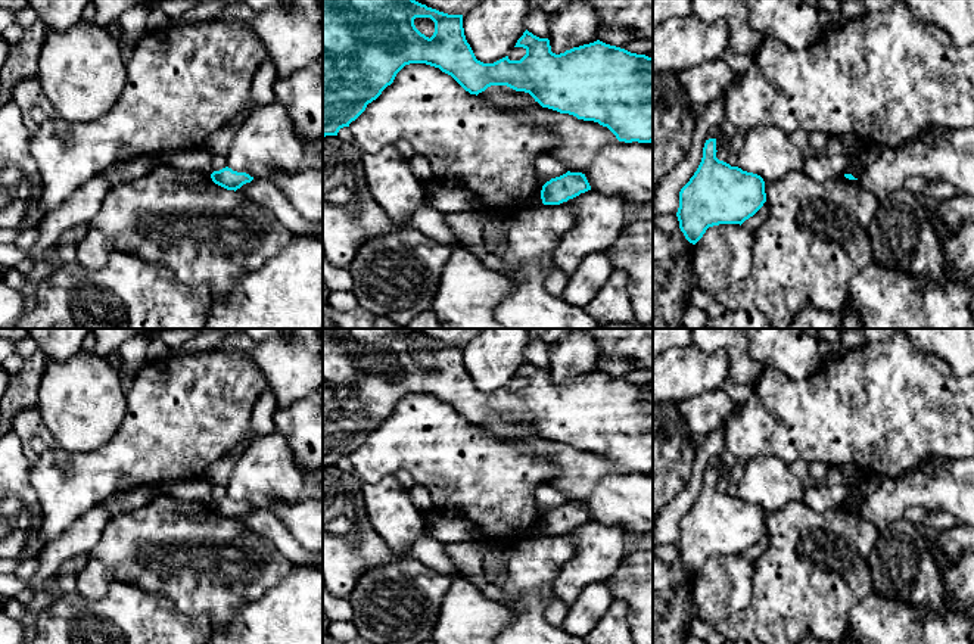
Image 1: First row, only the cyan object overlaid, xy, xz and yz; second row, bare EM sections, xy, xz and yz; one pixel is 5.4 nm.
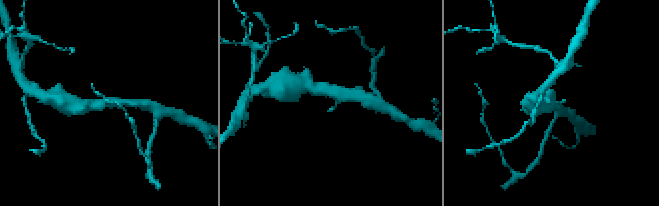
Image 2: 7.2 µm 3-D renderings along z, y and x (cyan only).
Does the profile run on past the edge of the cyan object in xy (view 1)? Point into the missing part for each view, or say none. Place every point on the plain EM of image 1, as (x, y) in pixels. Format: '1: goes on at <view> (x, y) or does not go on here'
1: does not go on here

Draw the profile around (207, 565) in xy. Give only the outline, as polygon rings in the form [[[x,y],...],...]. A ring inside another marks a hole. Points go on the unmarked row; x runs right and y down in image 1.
[[[159,492],[146,505],[115,514],[77,575],[77,591],[103,598],[113,582],[161,592],[189,616],[206,615],[214,632],[225,629],[250,601],[290,573],[293,564],[265,536],[215,514],[211,505]]]

